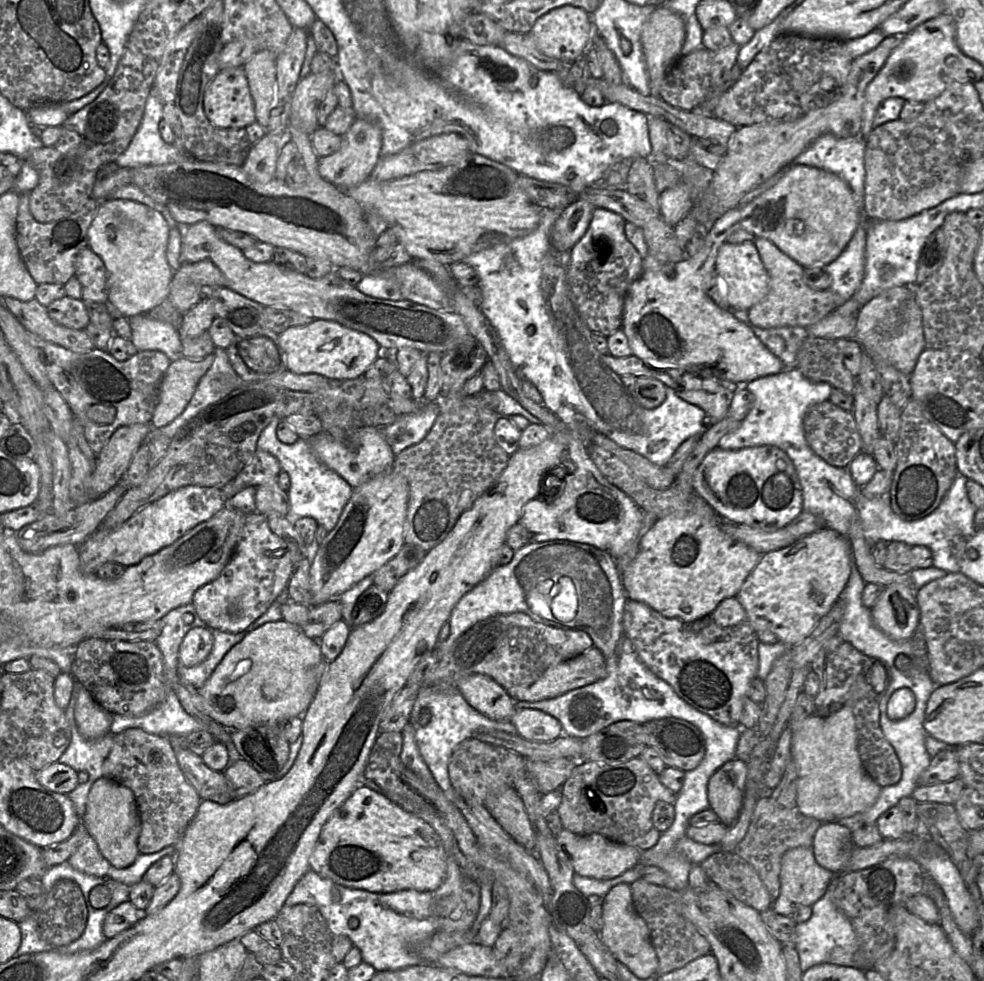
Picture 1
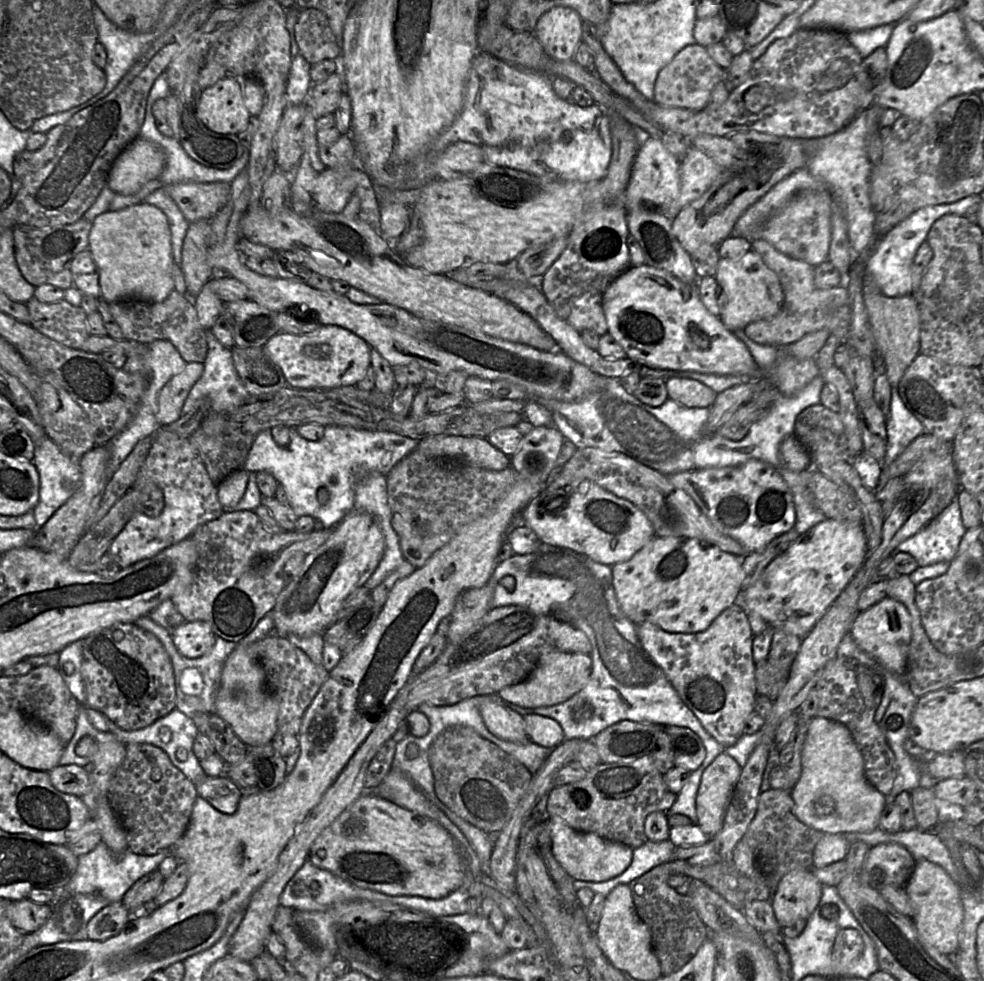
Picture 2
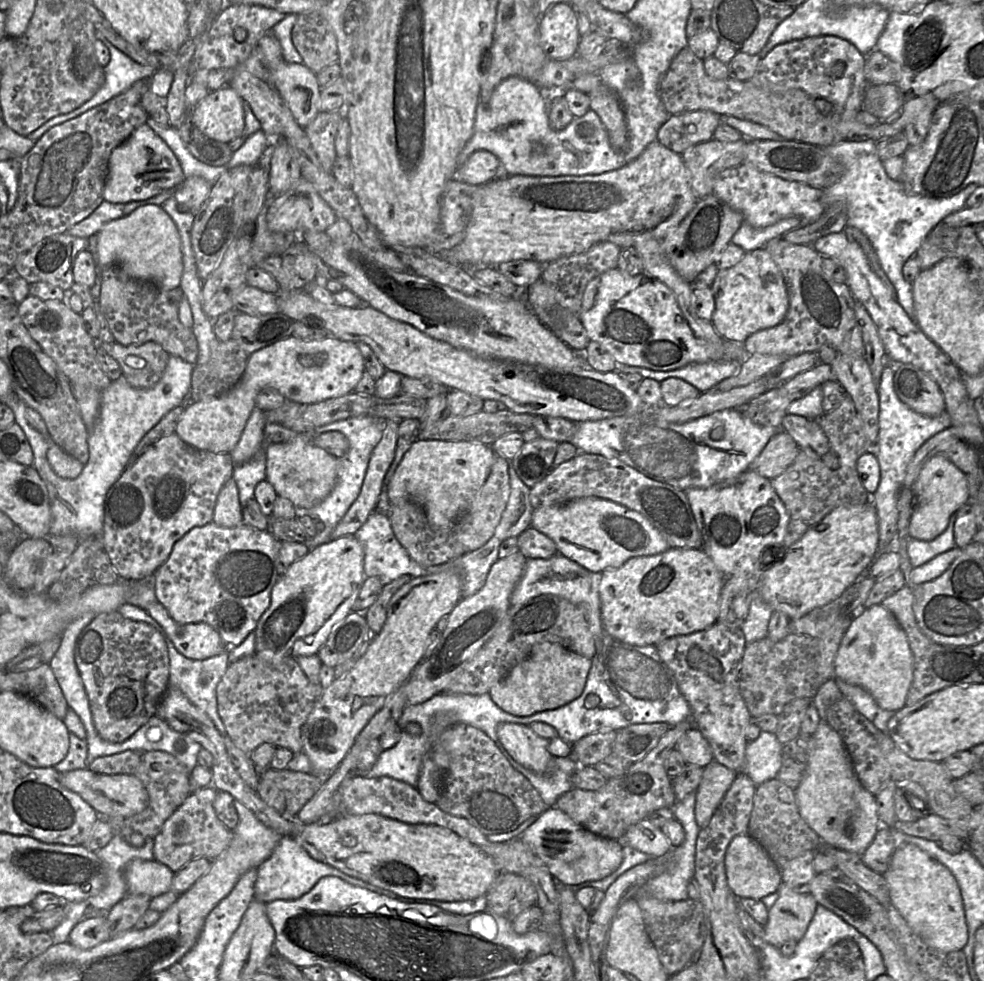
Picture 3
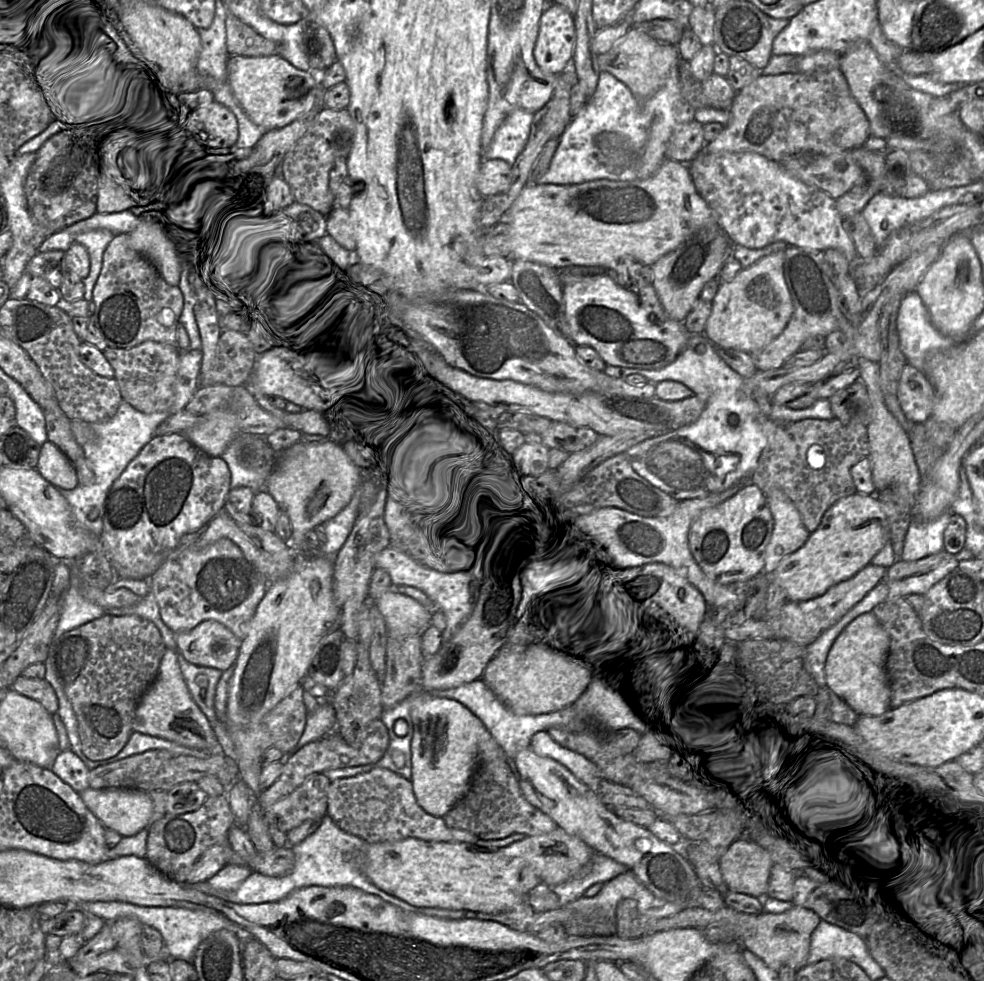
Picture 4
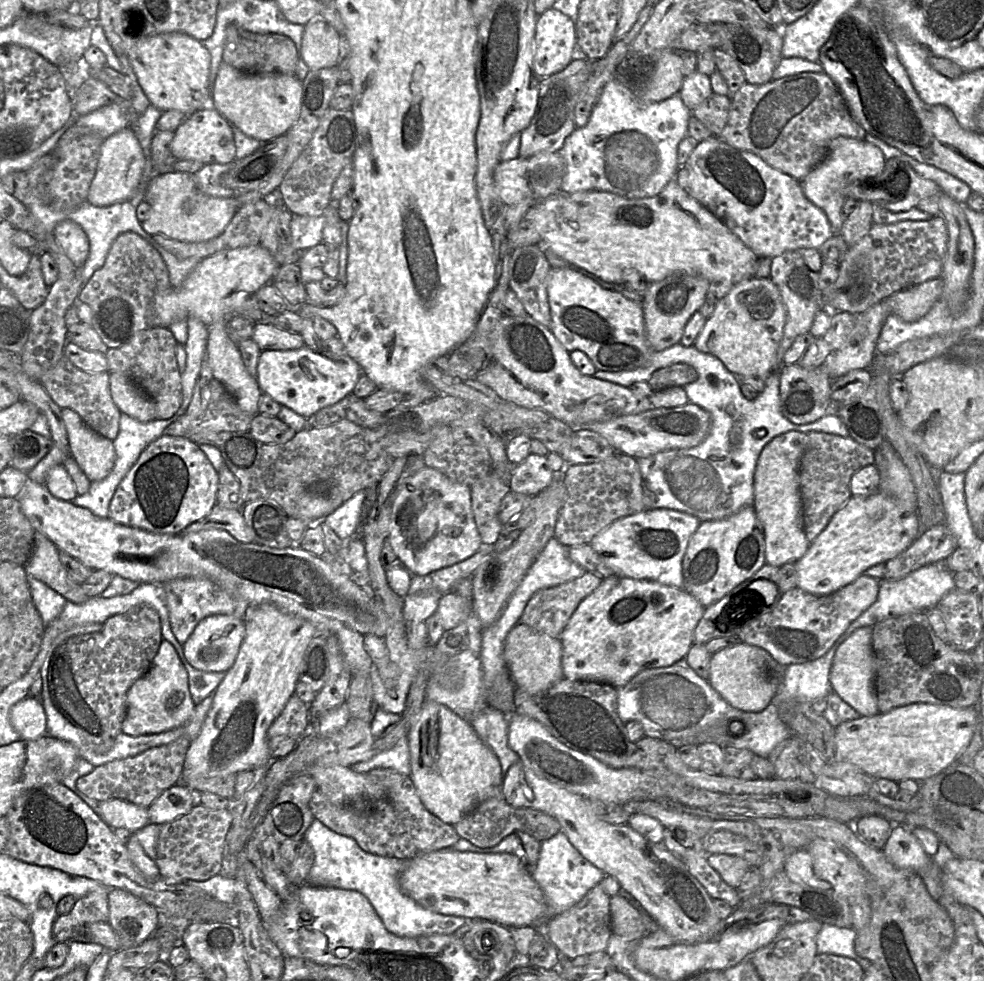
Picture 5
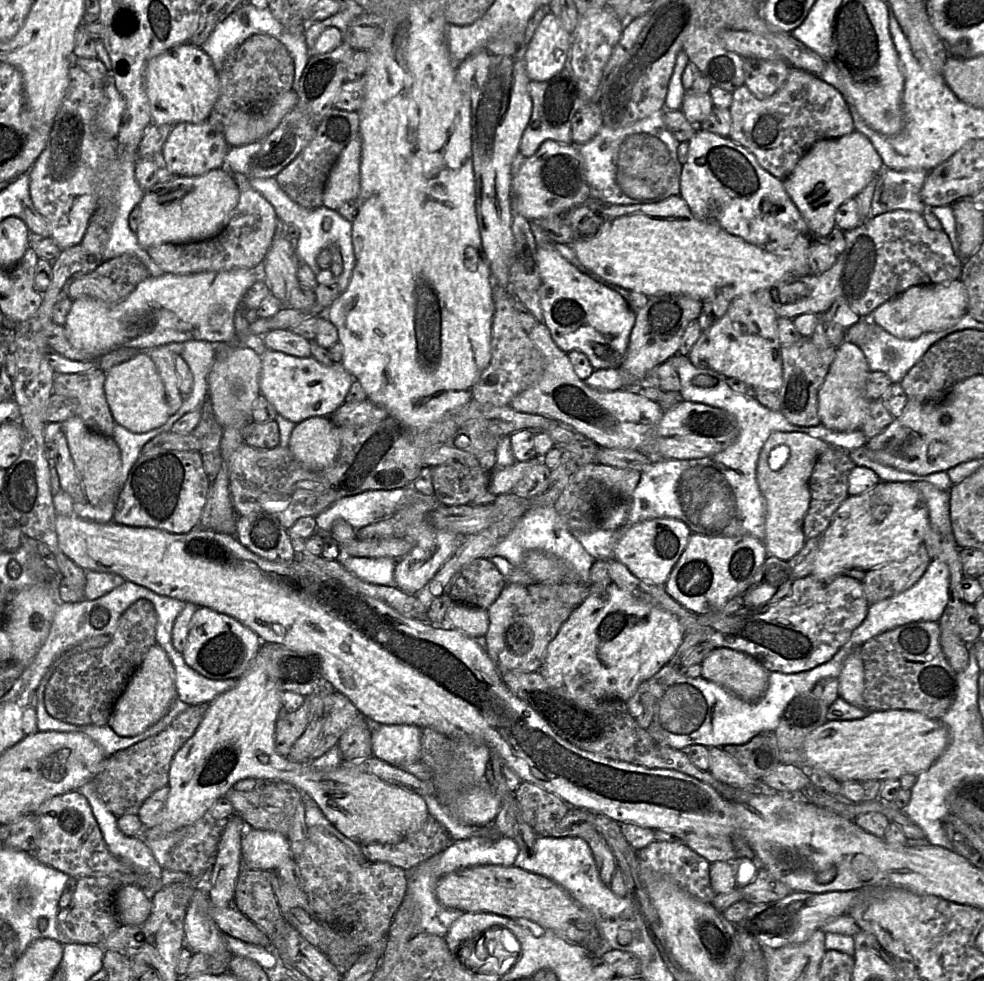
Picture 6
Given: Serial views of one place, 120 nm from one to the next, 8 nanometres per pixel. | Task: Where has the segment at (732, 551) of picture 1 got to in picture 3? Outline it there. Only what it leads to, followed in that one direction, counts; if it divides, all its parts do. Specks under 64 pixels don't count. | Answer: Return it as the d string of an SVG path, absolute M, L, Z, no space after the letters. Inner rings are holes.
M669 548L657 555L631 558L621 567L602 574L599 595L603 627L613 638L639 647L656 646L671 637L703 631L718 620L725 580L725 575L702 549Z

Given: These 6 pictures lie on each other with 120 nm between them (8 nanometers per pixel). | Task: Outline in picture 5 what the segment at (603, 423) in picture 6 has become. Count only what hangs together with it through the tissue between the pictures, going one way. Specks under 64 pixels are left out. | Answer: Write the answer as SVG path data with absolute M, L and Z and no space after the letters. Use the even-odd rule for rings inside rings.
M502 315L496 322L493 330L488 334L478 333L477 326L479 324L479 321L480 321L480 318L476 324L473 334L465 342L457 346L447 355L441 358L438 358L437 360L433 360L436 362L437 368L440 371L442 371L444 374L448 374L450 376L458 376L460 378L475 377L475 379L478 382L493 390L502 400L527 409L537 409L537 410L544 411L550 416L562 421L563 423L567 424L569 427L575 428L575 429L577 427L587 426L594 422L605 422L621 416L640 414L653 408L649 397L639 396L628 387L624 387L619 384L604 381L594 376L587 376L582 374L572 363L570 359L570 353L558 341L558 339L554 336L551 330L543 326L536 320L534 320L530 315L521 316L521 317L511 317L507 315Z

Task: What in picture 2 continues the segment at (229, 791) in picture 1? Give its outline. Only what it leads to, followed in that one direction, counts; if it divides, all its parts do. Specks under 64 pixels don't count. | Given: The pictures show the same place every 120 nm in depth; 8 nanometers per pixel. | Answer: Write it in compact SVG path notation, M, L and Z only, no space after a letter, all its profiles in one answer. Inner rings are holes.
M205 774L194 785L198 796L224 814L236 812L244 792L224 774L216 777Z

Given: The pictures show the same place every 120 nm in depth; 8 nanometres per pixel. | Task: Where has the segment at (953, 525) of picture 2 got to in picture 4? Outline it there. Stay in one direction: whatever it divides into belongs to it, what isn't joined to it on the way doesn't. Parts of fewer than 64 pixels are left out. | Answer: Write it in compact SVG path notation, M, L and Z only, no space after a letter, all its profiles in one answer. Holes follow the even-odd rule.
M946 511L938 518L922 522L912 519L905 537L902 560L917 561L944 550L944 531L952 513Z

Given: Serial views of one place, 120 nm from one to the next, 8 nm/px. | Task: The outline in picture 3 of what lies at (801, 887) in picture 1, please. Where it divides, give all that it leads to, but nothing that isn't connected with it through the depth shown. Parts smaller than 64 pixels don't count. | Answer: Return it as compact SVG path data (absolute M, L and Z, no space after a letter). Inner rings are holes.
M782 883L777 901L768 909L768 920L764 927L765 941L779 948L788 940L799 941L807 930L817 908L817 901L809 893L798 893Z

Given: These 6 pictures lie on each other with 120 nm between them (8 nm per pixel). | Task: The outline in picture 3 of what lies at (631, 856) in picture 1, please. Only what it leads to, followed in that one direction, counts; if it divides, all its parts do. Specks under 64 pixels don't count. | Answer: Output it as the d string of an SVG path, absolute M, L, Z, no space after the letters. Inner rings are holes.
M548 807L527 830L514 839L521 840L545 863L555 882L567 886L604 879L619 868L624 856L622 842L589 832L556 807Z

